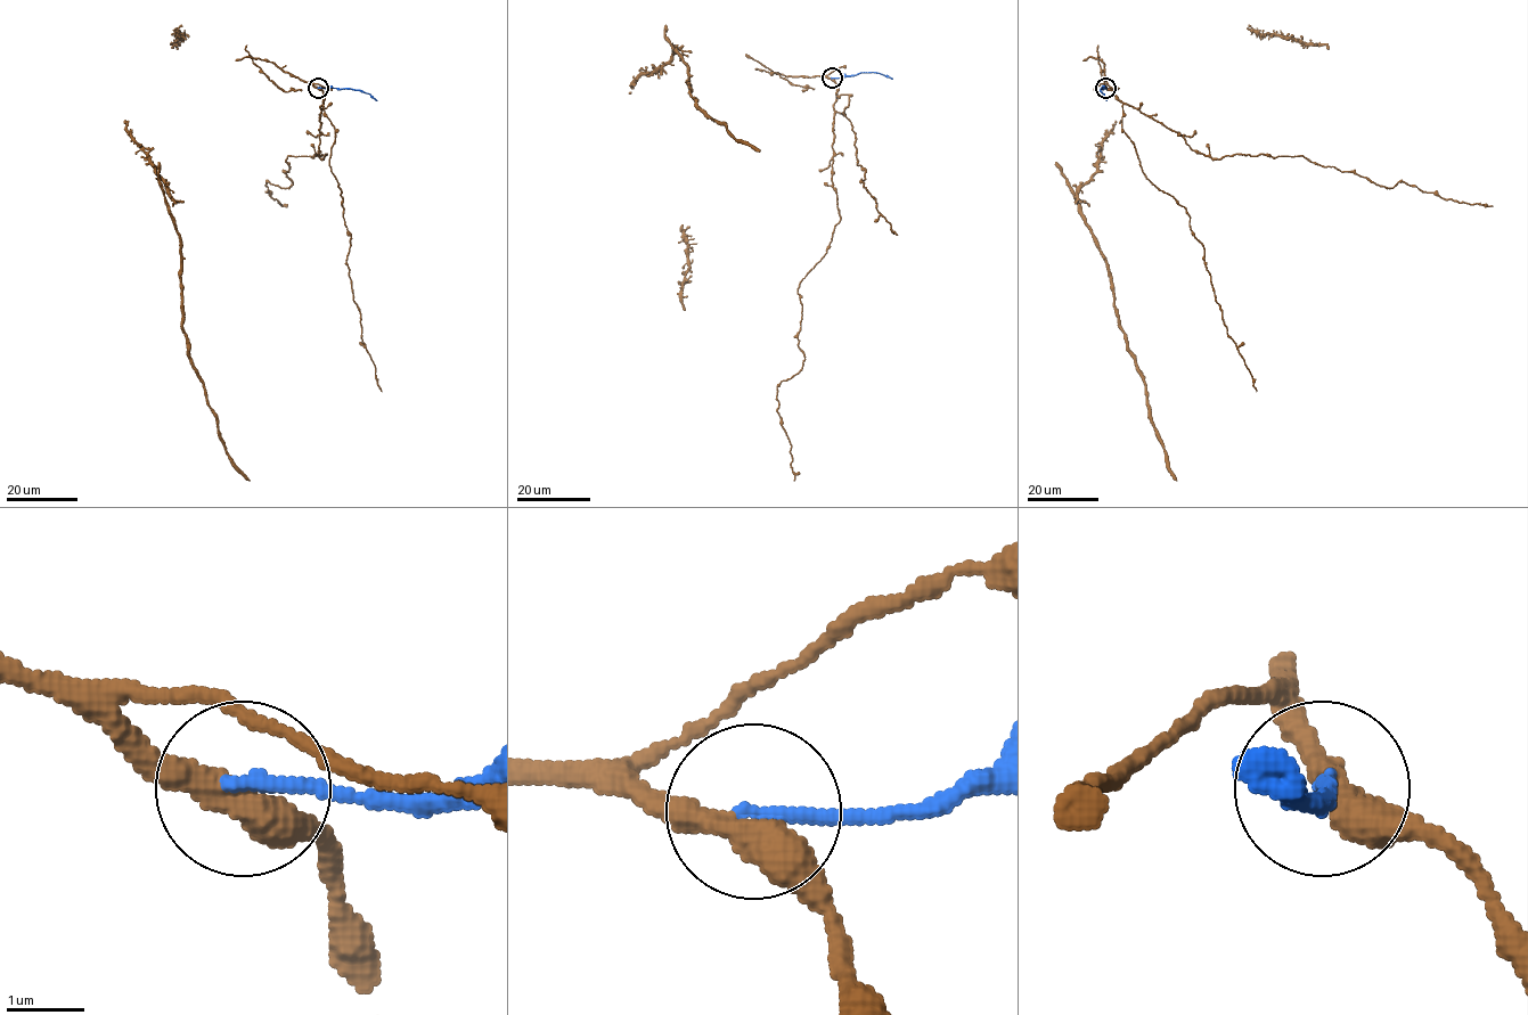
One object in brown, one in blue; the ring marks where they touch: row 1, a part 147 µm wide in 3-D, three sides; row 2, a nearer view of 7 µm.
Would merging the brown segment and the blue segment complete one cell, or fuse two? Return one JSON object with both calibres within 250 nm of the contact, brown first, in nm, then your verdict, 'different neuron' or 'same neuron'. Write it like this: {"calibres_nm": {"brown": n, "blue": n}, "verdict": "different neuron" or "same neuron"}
{"calibres_nm": {"brown": 400, "blue": 190}, "verdict": "different neuron"}

